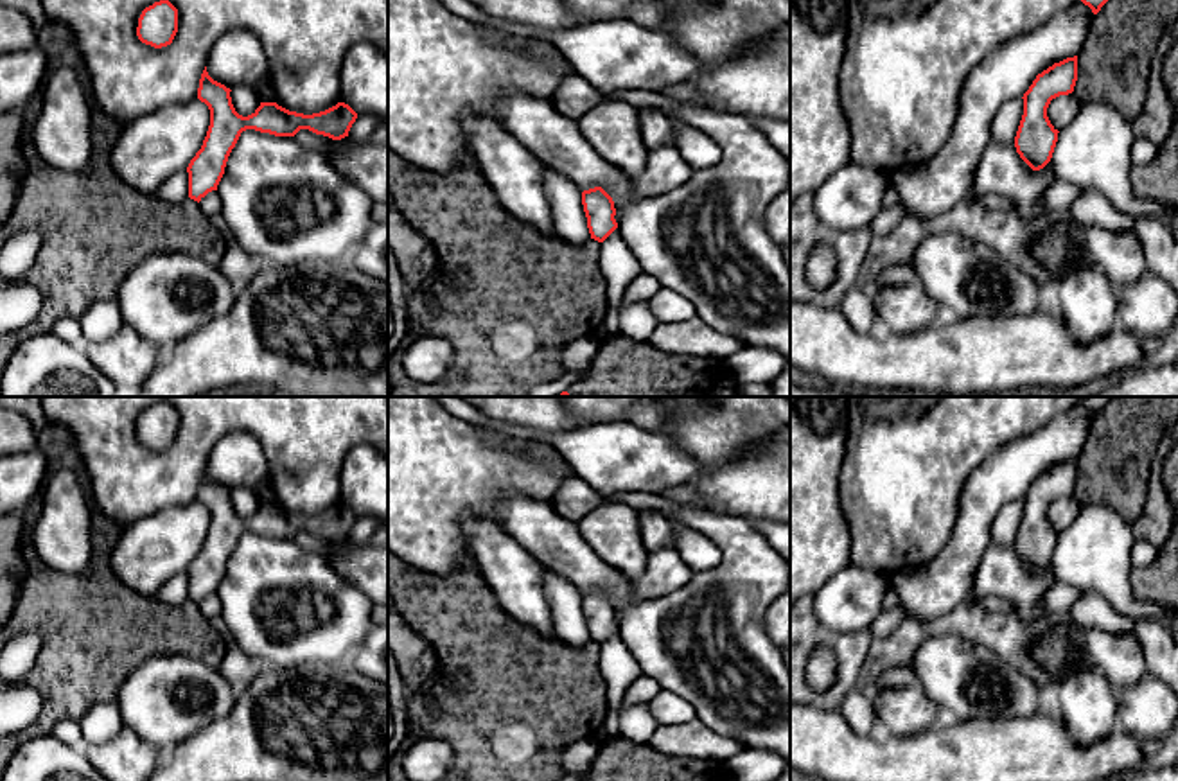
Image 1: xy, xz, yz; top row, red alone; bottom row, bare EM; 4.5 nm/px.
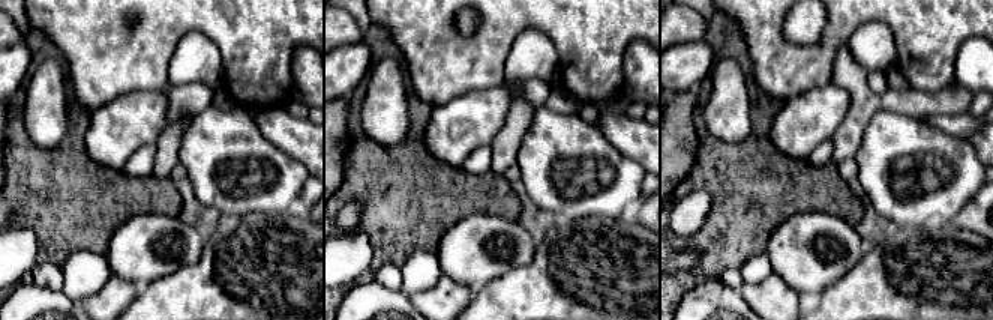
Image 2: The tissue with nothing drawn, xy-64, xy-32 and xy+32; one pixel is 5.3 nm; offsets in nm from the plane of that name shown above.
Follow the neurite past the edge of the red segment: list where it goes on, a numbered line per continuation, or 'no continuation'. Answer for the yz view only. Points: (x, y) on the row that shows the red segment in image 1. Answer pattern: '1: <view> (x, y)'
no continuation

